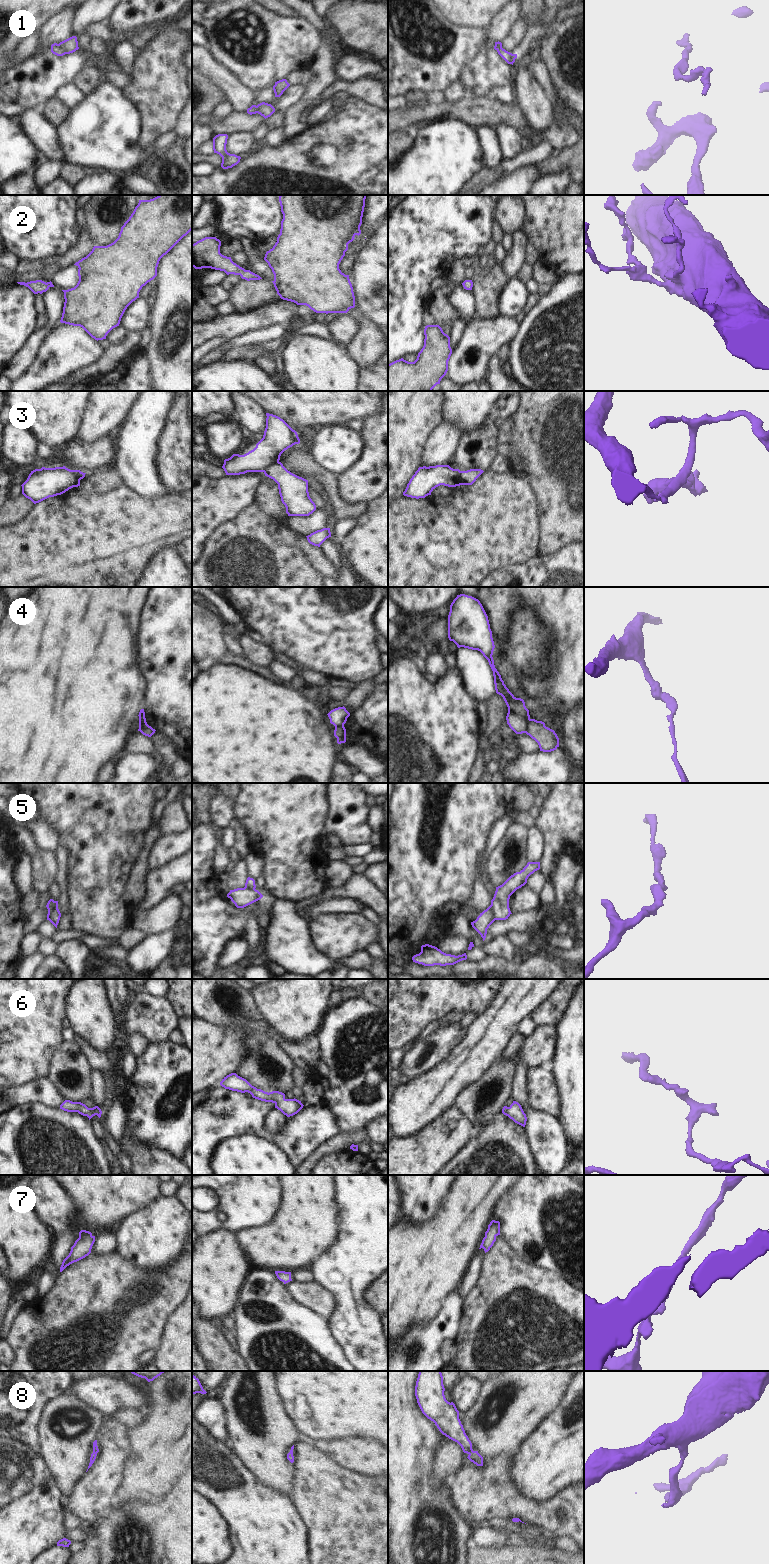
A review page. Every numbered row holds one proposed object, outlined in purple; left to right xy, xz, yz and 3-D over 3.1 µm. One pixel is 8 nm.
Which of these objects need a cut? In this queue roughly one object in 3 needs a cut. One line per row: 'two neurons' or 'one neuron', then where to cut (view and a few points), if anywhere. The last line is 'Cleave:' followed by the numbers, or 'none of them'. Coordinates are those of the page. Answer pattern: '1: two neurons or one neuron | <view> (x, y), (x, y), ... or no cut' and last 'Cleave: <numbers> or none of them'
1: two neurons | xy (58, 44), (66, 53)
2: one neuron | no cut
3: two neurons | xz (278, 461), (268, 465), (262, 471)
4: two neurons | yz (530, 719), (525, 732)
5: two neurons | yz (490, 905), (495, 919)
6: one neuron | no cut
7: one neuron | no cut
8: one neuron | no cut
Cleave: 1, 3, 4, 5

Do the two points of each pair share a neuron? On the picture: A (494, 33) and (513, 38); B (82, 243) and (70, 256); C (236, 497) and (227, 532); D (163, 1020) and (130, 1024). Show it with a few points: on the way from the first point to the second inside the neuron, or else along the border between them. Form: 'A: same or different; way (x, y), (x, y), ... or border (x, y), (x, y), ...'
A: different; border (519, 16), (511, 27), (509, 34), (501, 42)
B: same; way (80, 246), (73, 253)
C: different; border (249, 505), (236, 516), (221, 523), (211, 533)
D: same; way (155, 1020), (138, 1020)

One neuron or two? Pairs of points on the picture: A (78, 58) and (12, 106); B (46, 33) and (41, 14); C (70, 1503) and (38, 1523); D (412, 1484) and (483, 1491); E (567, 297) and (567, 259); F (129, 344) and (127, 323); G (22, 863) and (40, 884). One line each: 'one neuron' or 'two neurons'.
A: one neuron
B: two neurons
C: two neurons
D: two neurons
E: two neurons
F: two neurons
G: two neurons

